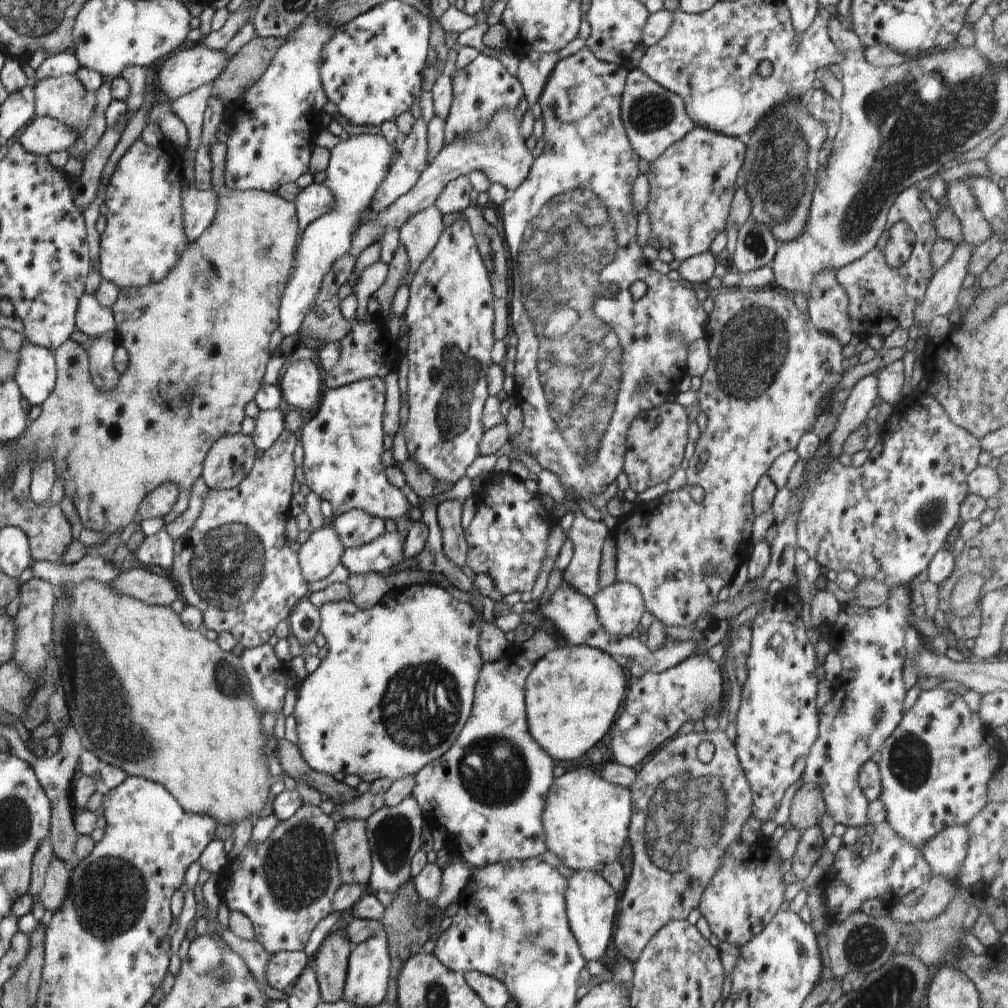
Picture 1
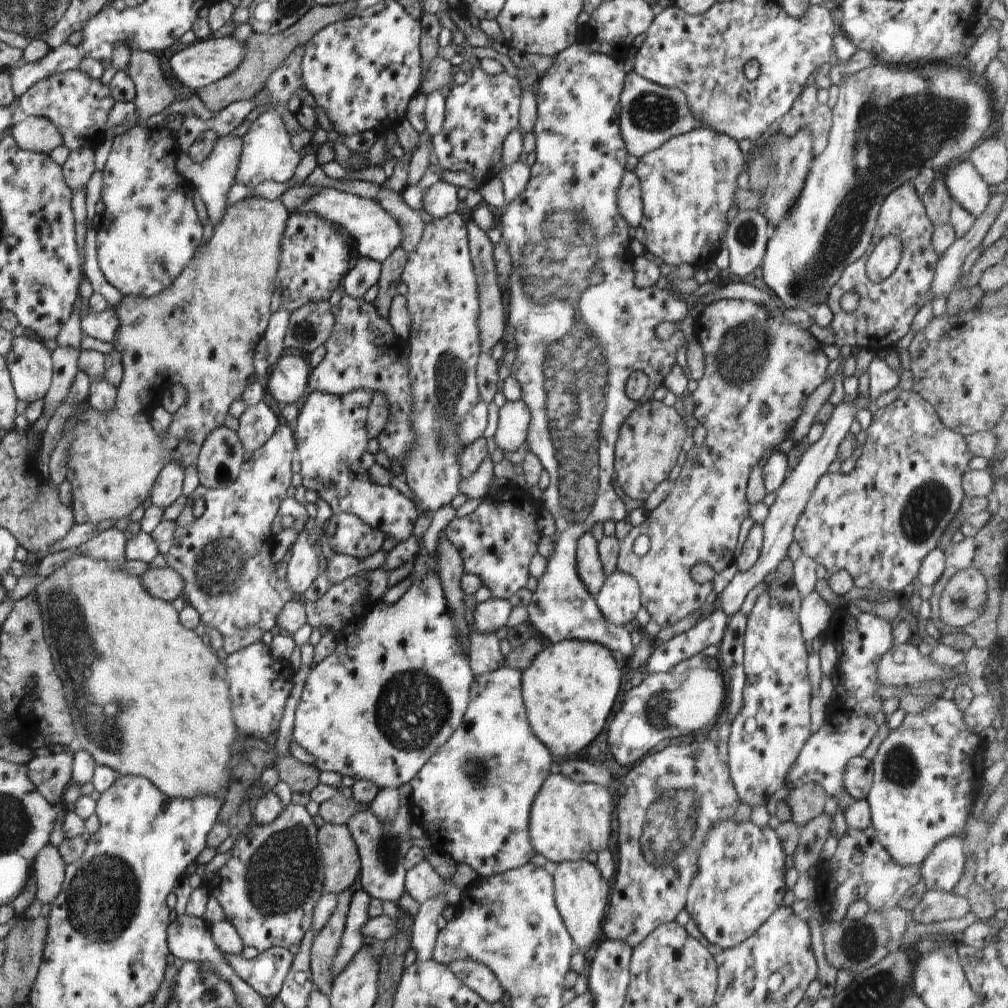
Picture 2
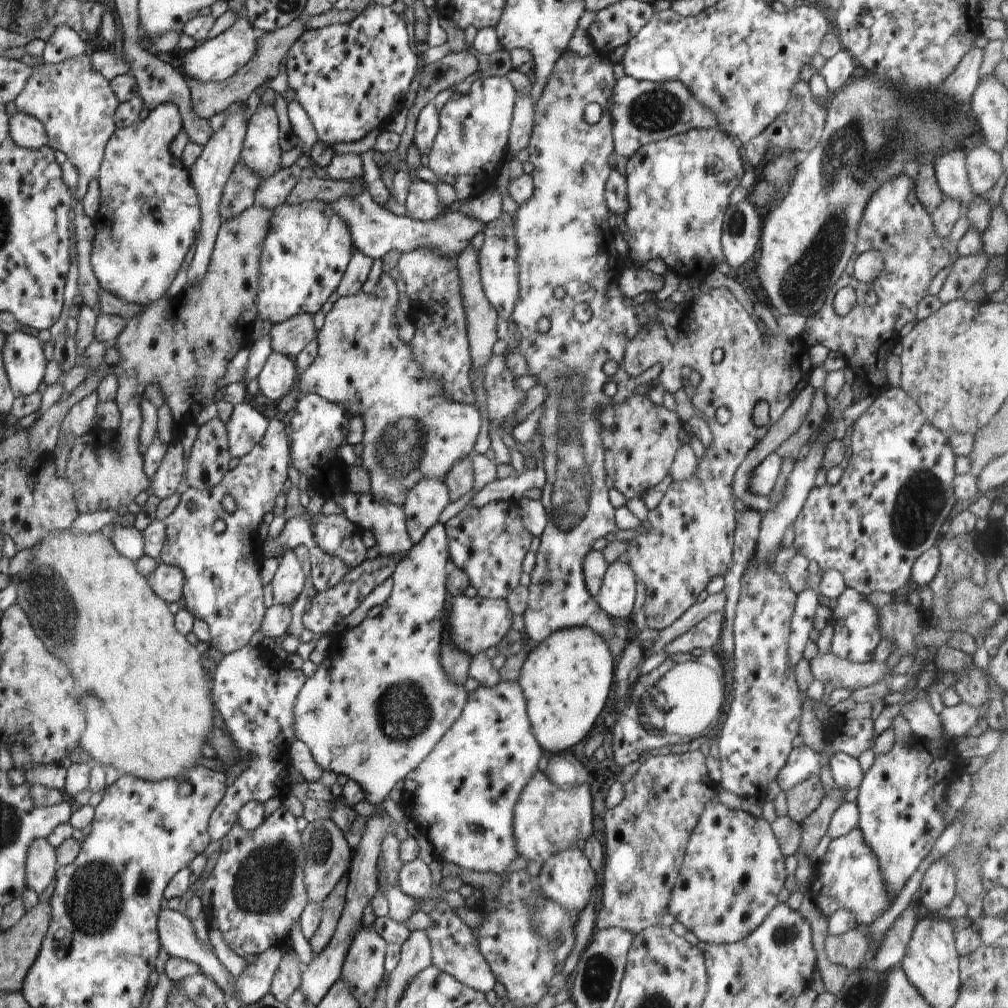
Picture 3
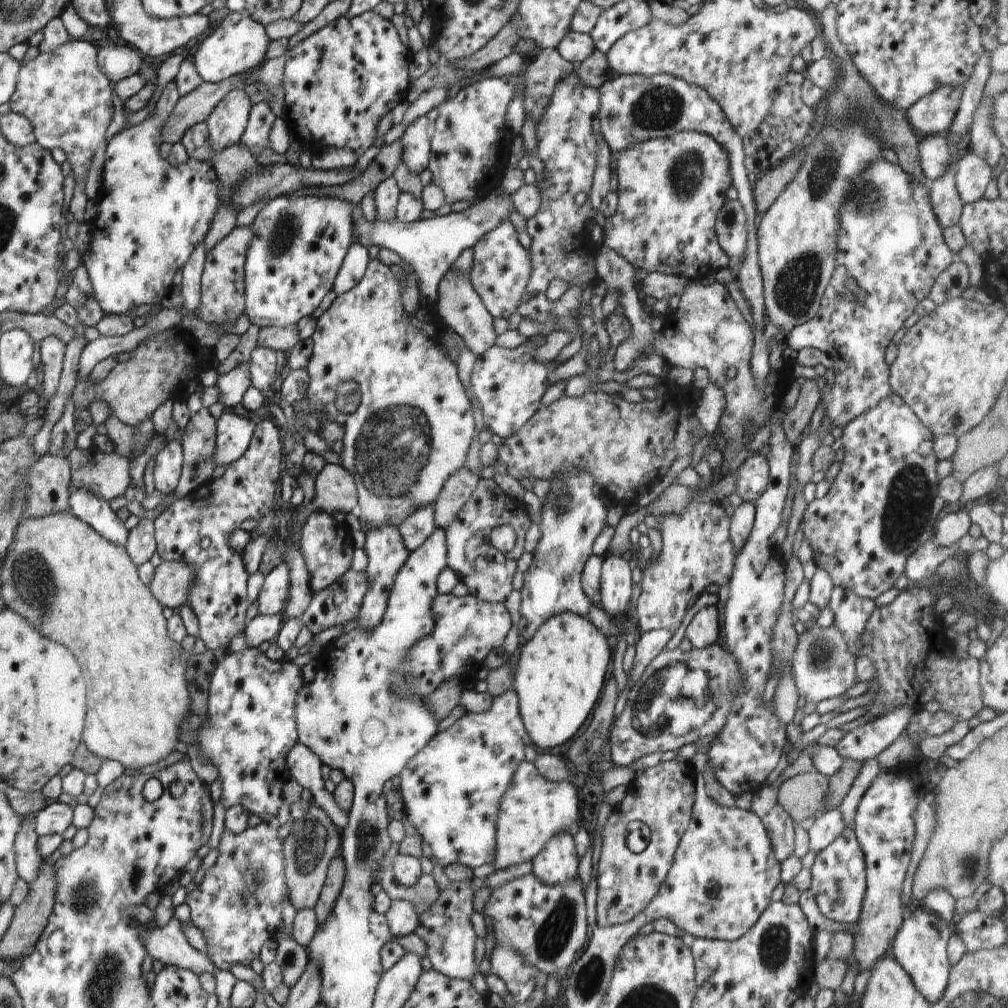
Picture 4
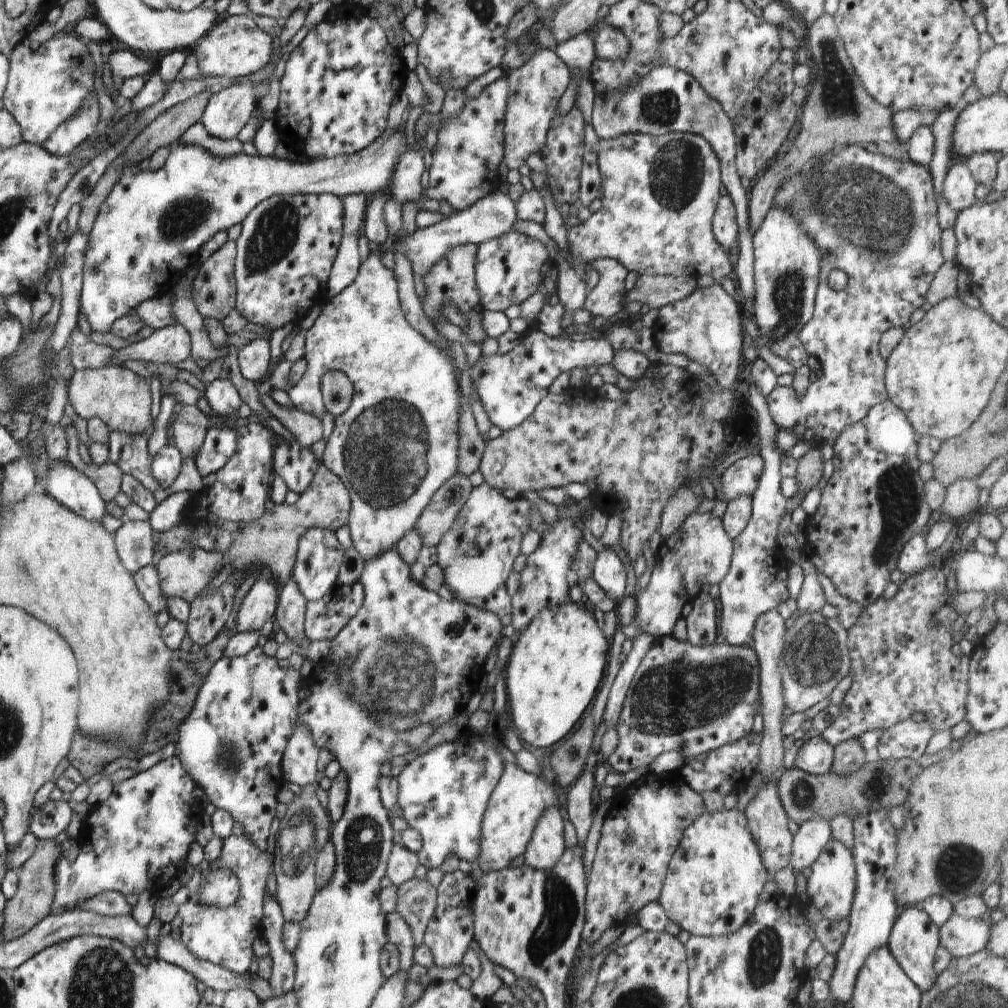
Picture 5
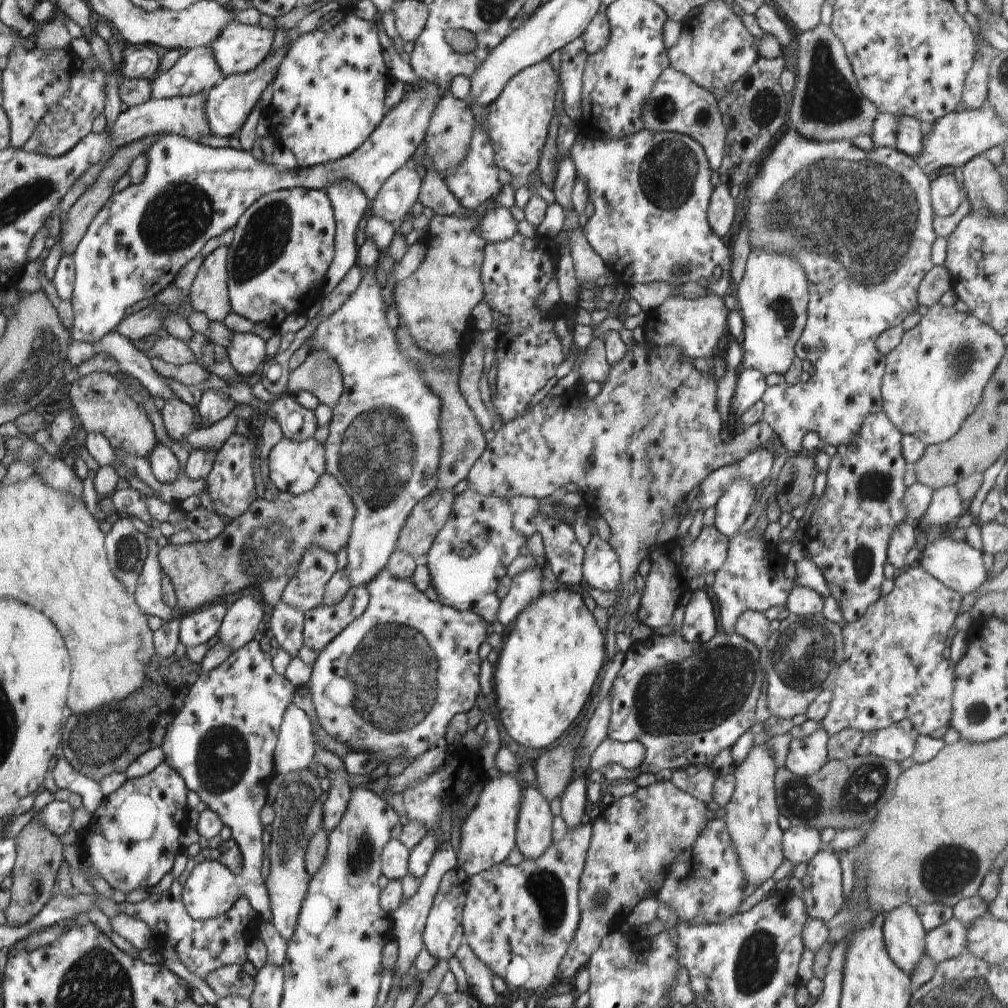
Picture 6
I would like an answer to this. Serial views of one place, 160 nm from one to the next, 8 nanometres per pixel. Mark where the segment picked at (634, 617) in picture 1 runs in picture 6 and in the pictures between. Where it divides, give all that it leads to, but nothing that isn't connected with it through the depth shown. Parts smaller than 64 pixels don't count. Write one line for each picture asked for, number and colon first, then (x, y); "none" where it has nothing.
2: (619, 599)
3: (617, 594)
4: (616, 583)
5: (608, 571)
6: (601, 569)

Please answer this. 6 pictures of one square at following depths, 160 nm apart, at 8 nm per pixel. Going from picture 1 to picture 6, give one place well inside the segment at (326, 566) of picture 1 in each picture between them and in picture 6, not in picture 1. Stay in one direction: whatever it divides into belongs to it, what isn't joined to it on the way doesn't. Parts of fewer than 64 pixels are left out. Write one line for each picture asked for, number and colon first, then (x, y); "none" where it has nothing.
2: (302, 568)
3: (288, 583)
4: (271, 600)
5: (259, 605)
6: (240, 622)

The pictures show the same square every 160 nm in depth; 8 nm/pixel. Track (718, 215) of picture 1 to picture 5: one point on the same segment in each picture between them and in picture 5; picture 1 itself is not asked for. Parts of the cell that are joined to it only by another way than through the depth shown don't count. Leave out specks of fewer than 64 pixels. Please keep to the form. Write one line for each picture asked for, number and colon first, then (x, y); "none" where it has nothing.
2: (685, 195)
3: (676, 208)
4: (670, 190)
5: (660, 193)

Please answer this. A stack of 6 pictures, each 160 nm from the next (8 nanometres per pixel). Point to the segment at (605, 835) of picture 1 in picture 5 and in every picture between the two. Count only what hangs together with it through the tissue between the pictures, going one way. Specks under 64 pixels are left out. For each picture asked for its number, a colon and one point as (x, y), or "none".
2: (568, 820)
3: (549, 818)
4: (533, 809)
5: (519, 798)

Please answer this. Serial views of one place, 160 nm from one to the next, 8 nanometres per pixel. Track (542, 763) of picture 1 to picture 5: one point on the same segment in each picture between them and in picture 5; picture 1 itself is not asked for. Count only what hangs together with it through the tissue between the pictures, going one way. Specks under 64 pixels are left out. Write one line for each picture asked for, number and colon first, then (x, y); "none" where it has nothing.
2: (475, 794)
3: (464, 793)
4: (452, 788)
5: (444, 793)

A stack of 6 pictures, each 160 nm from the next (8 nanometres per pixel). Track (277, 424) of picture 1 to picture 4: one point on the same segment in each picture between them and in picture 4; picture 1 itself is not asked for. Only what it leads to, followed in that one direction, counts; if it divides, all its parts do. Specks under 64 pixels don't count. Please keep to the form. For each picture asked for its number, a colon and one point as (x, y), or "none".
2: (257, 423)
3: (246, 427)
4: (234, 433)

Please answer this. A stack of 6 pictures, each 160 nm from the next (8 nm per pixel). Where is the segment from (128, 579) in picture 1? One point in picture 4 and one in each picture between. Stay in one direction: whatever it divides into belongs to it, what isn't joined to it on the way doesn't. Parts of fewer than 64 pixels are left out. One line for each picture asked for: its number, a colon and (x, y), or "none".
2: (165, 583)
3: (167, 581)
4: (171, 582)

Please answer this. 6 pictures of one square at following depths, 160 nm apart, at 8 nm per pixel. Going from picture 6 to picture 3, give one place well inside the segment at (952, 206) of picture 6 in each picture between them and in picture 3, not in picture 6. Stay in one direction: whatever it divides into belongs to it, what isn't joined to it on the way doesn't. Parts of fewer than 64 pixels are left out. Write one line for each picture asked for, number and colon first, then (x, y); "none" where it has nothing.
3: (984, 167)
4: (973, 174)
5: (958, 185)

